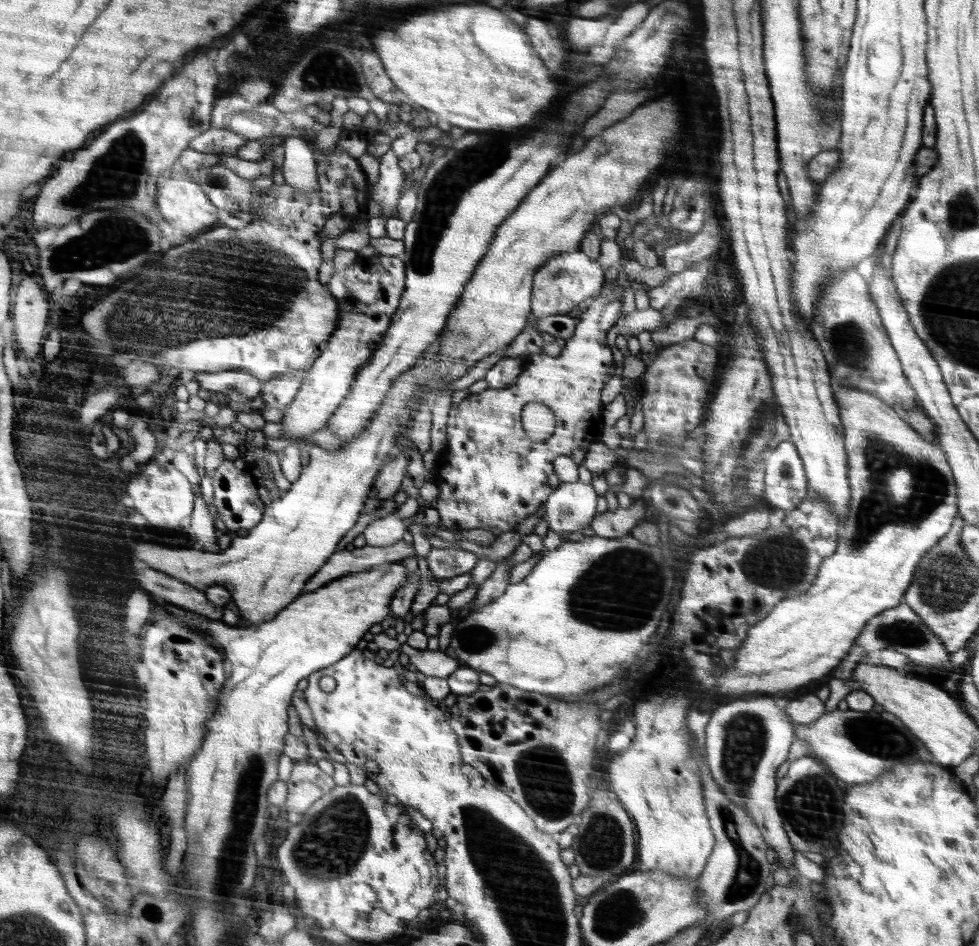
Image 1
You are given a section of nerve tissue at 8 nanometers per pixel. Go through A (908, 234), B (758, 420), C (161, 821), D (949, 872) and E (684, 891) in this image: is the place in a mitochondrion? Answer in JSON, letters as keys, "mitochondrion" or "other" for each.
{"A":"other","B":"mitochondrion","C":"other","D":"other","E":"other"}

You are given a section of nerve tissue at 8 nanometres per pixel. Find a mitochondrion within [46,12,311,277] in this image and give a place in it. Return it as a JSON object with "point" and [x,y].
{"point":[134,158]}

